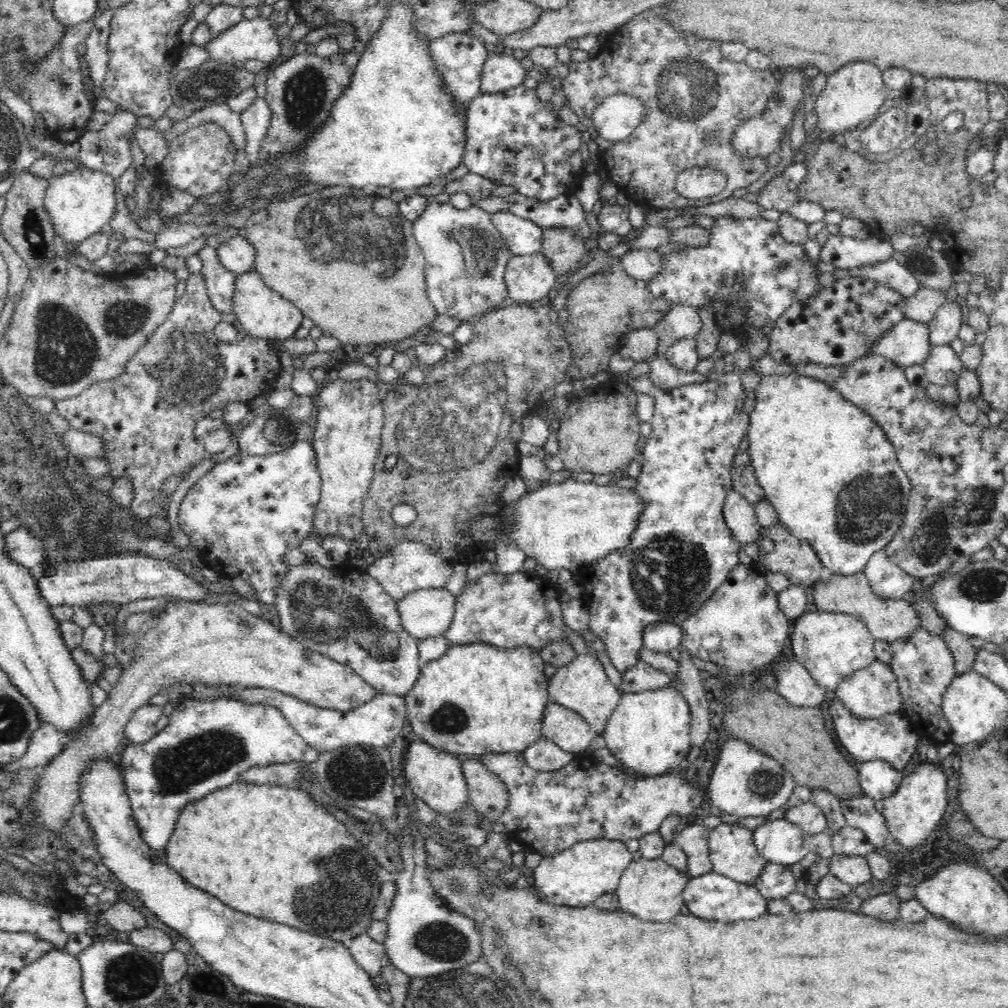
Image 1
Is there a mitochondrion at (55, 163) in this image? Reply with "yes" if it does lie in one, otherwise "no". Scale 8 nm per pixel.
no

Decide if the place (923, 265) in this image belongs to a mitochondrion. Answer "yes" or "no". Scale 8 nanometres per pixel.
yes

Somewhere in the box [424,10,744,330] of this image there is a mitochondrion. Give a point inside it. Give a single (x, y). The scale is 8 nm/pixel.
(690, 88)

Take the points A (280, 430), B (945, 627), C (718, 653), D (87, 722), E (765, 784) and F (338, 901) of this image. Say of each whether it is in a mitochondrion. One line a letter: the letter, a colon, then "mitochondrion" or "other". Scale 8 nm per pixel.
A: mitochondrion
B: other
C: other
D: other
E: mitochondrion
F: mitochondrion

